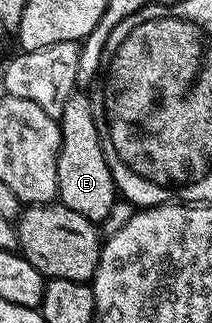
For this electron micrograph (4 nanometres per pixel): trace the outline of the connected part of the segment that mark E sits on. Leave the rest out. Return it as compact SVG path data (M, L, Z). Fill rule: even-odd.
M74 94L66 102L66 110L58 117L60 125L60 153L58 154L58 186L56 195L59 203L82 214L91 224L99 225L115 206L118 193L110 174L110 166L100 145L96 119L92 113L92 101L87 95Z

